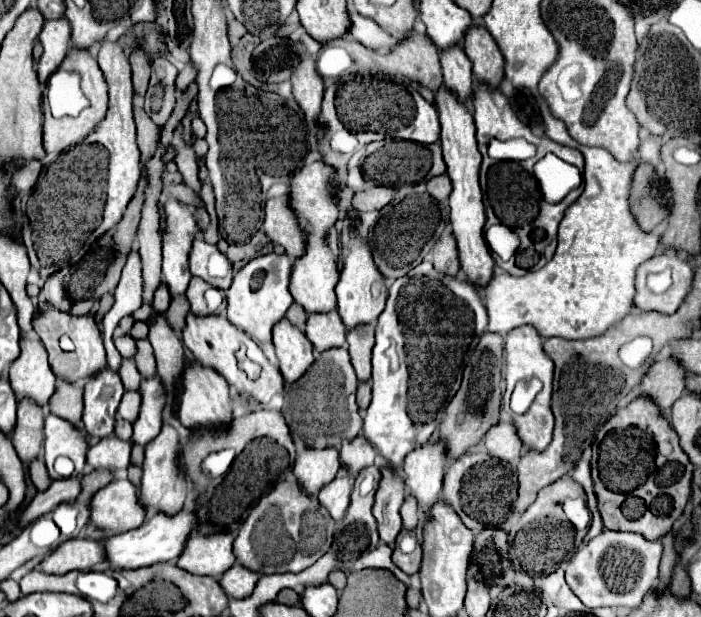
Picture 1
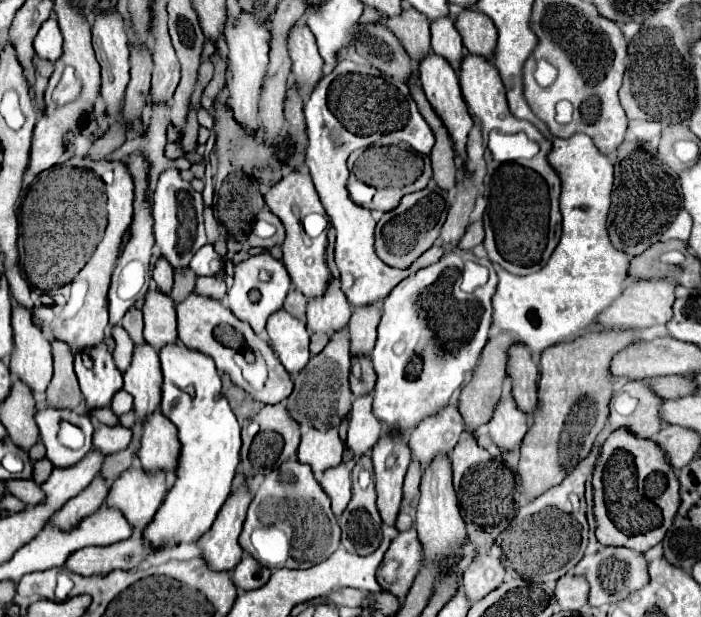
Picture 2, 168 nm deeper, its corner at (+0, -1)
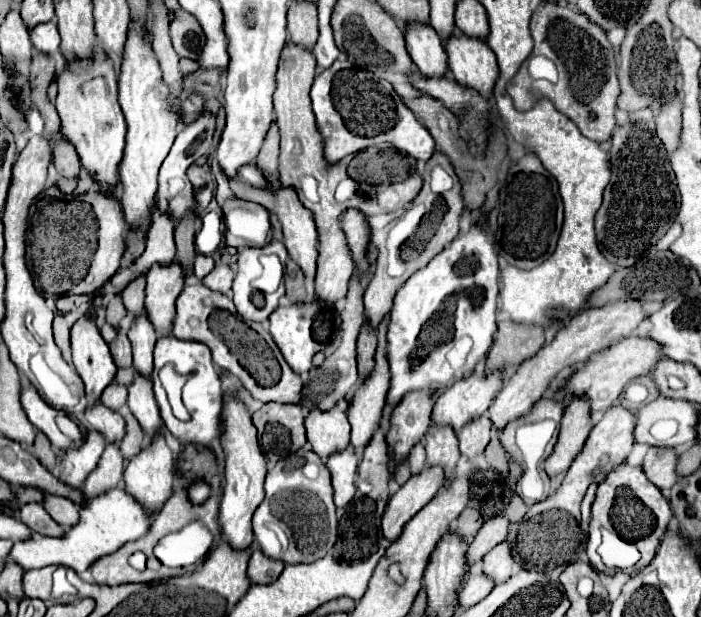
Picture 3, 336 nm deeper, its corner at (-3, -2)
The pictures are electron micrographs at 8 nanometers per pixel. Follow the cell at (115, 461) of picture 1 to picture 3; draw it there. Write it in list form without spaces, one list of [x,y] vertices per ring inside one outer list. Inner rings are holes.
[[[103,404],[89,406],[89,412],[85,412],[85,424],[103,434],[109,444],[119,444],[125,438],[125,420],[119,416],[119,412],[113,412]]]

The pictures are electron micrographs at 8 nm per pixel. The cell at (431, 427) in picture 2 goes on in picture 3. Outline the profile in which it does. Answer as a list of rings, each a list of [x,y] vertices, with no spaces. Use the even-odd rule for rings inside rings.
[[[473,372],[473,376],[459,380],[437,396],[431,412],[431,424],[451,426],[455,432],[459,432],[471,420],[487,412],[499,390],[501,372],[493,372],[489,376]]]

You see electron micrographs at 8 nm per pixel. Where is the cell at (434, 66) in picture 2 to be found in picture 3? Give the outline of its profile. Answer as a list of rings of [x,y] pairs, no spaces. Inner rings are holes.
[[[429,24],[407,26],[407,52],[411,54],[417,70],[425,78],[443,78],[449,70],[447,52],[441,38],[429,28]]]

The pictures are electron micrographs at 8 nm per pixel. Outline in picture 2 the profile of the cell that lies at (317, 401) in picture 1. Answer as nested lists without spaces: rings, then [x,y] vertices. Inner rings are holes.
[[[346,327],[330,335],[330,343],[308,361],[308,365],[296,375],[294,379],[294,391],[286,399],[290,415],[302,423],[308,421],[312,427],[318,429],[328,429],[328,427],[338,427],[342,417],[350,413],[350,385],[348,385],[348,375],[350,375],[350,339],[346,335]]]

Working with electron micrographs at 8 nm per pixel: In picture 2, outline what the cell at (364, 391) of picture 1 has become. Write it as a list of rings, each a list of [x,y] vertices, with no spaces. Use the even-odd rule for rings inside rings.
[[[370,357],[366,359],[352,359],[352,373],[350,373],[350,391],[354,397],[366,395],[374,389],[376,383],[376,373],[370,363]]]

